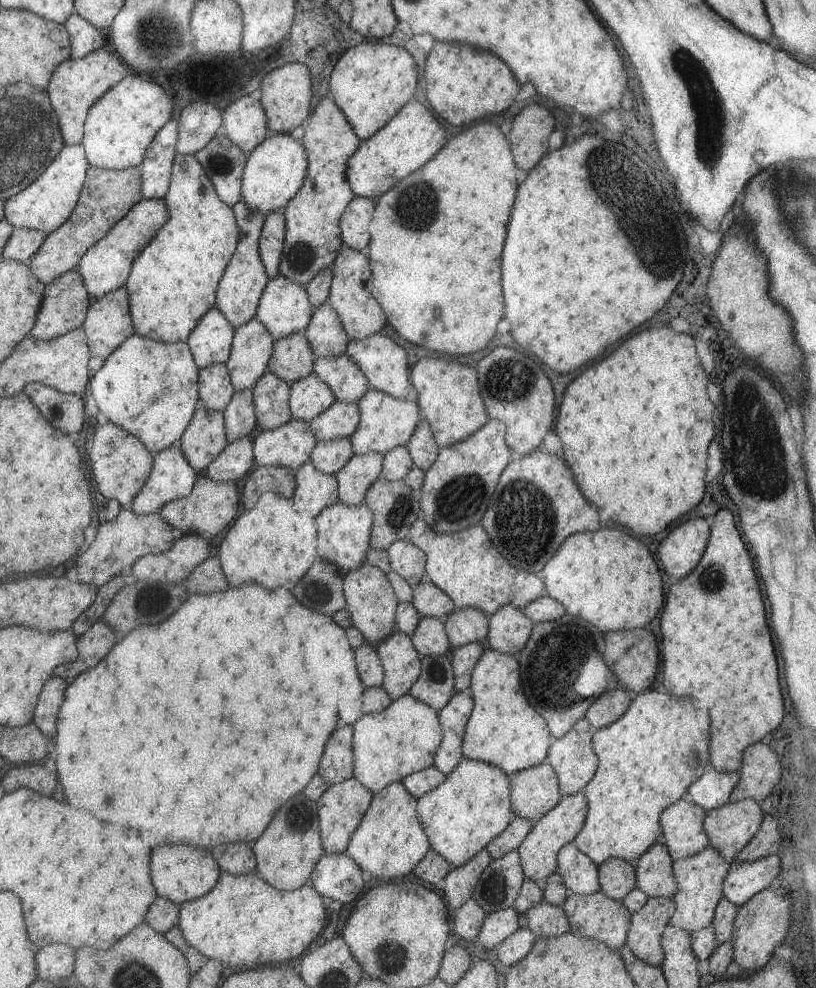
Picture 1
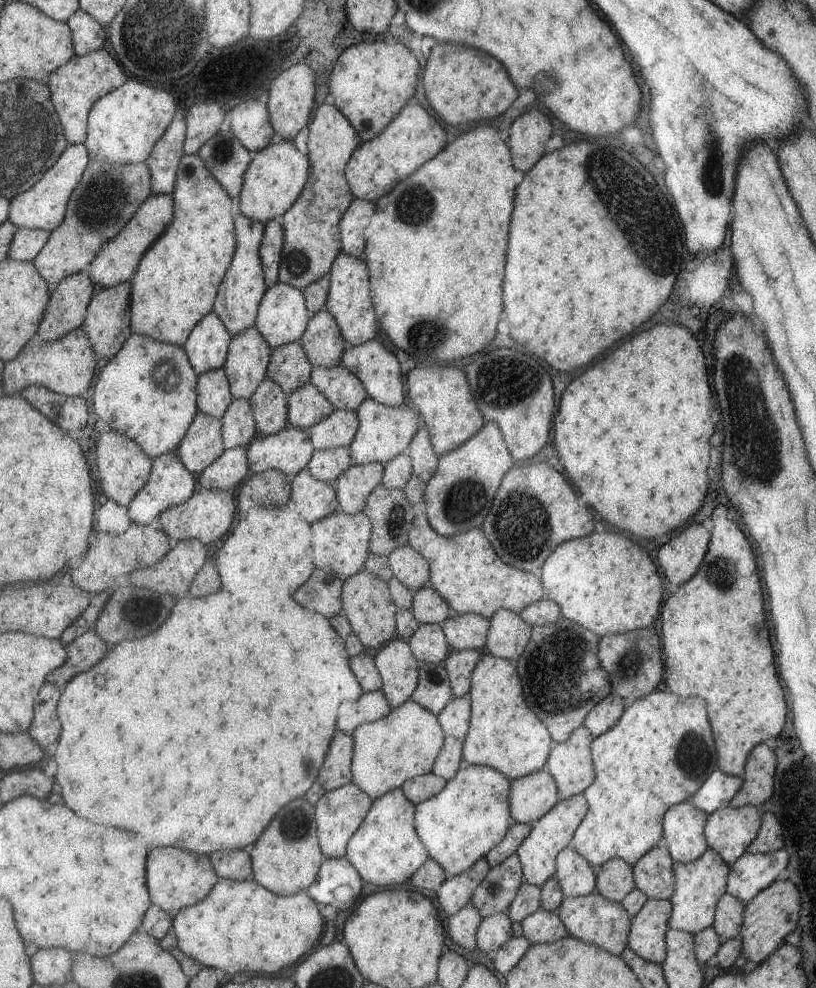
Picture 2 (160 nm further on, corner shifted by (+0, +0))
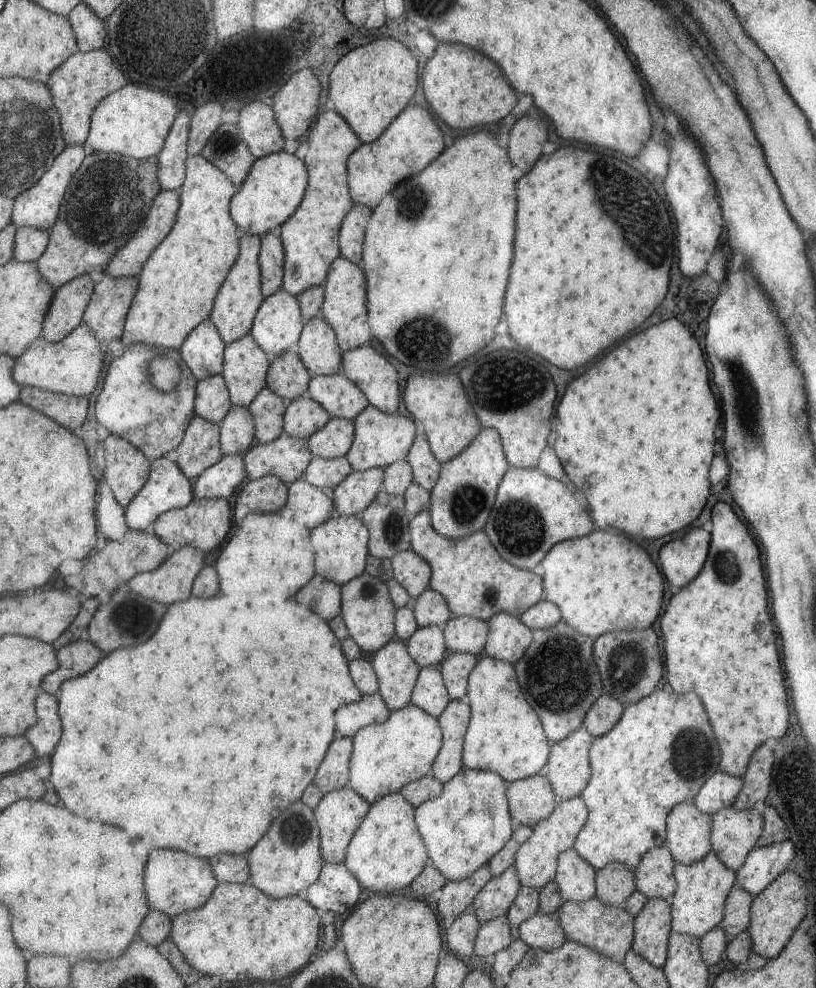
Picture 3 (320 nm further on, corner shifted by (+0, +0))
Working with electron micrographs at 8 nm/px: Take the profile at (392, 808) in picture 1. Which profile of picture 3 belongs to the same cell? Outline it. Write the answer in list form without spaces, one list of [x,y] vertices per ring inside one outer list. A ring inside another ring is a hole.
[[[395,792],[378,799],[369,806],[367,815],[362,819],[347,846],[343,864],[362,888],[375,893],[387,894],[409,886],[428,863],[426,847],[417,833],[414,822],[414,809],[405,801],[405,798],[401,797],[399,792]]]

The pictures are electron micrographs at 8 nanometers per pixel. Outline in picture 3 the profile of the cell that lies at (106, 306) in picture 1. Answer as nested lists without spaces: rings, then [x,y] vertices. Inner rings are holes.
[[[105,272],[95,277],[91,299],[84,309],[81,323],[93,332],[99,345],[105,346],[120,339],[137,286],[137,277],[112,278]]]

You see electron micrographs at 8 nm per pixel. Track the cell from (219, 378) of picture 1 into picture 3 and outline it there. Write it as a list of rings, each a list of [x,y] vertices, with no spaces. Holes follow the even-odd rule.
[[[212,375],[196,382],[194,415],[206,422],[219,425],[231,404],[223,378]]]

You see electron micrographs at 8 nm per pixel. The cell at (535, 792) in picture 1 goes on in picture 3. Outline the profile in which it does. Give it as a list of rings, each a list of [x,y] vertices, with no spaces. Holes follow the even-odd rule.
[[[538,775],[509,783],[506,798],[514,826],[535,827],[551,815],[557,804],[549,782]]]

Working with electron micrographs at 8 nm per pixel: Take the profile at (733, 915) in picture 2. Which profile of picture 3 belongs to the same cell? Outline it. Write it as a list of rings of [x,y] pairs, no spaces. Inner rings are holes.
[[[737,882],[733,884],[727,896],[724,916],[719,928],[728,938],[746,931],[750,924],[750,903],[752,897]]]

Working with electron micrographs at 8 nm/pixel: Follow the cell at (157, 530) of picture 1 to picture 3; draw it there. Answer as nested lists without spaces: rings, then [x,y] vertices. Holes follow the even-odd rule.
[[[128,529],[121,543],[107,539],[105,546],[99,552],[90,554],[78,574],[65,576],[65,585],[75,589],[85,597],[97,597],[102,589],[111,594],[119,584],[127,583],[135,574],[155,570],[168,556],[168,547],[155,534],[151,535],[144,531]]]

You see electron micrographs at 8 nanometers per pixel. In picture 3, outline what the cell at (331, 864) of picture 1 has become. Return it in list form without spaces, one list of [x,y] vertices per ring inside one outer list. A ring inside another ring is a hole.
[[[324,863],[319,877],[306,889],[303,897],[316,910],[329,910],[338,915],[357,904],[361,888],[343,863]]]

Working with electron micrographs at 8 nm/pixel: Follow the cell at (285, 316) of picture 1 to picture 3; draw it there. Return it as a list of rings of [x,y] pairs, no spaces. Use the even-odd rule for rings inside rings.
[[[280,289],[263,298],[248,334],[265,355],[275,358],[297,345],[303,324],[297,300]]]

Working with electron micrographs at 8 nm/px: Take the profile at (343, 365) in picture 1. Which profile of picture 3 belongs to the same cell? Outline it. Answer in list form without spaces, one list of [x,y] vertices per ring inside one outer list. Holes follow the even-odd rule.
[[[343,372],[311,376],[306,396],[316,401],[330,418],[353,420],[368,406],[361,390]]]

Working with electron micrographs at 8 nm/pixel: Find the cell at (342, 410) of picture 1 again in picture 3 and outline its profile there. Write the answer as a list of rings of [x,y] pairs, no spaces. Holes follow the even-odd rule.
[[[331,417],[320,430],[311,434],[307,445],[312,456],[323,459],[346,456],[354,438],[352,420]]]

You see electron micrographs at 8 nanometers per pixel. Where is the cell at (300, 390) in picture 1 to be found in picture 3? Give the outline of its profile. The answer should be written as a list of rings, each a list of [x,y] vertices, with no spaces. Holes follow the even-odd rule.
[[[308,396],[286,403],[283,431],[292,438],[307,440],[330,420],[328,413]]]

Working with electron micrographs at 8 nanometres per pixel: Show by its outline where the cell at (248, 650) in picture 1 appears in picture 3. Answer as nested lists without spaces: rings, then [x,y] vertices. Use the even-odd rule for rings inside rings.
[[[239,594],[229,600],[215,596],[209,600],[190,597],[166,608],[155,634],[141,646],[117,648],[104,654],[94,668],[60,684],[55,695],[58,705],[61,735],[50,755],[50,774],[53,788],[65,808],[87,820],[107,822],[125,830],[133,842],[141,842],[147,850],[169,848],[190,856],[209,859],[213,854],[246,855],[263,837],[271,824],[271,816],[301,798],[303,788],[313,780],[315,770],[333,740],[333,714],[347,700],[357,703],[362,696],[351,681],[348,661],[341,651],[341,641],[333,636],[327,622],[295,604],[293,598],[253,598]]]

